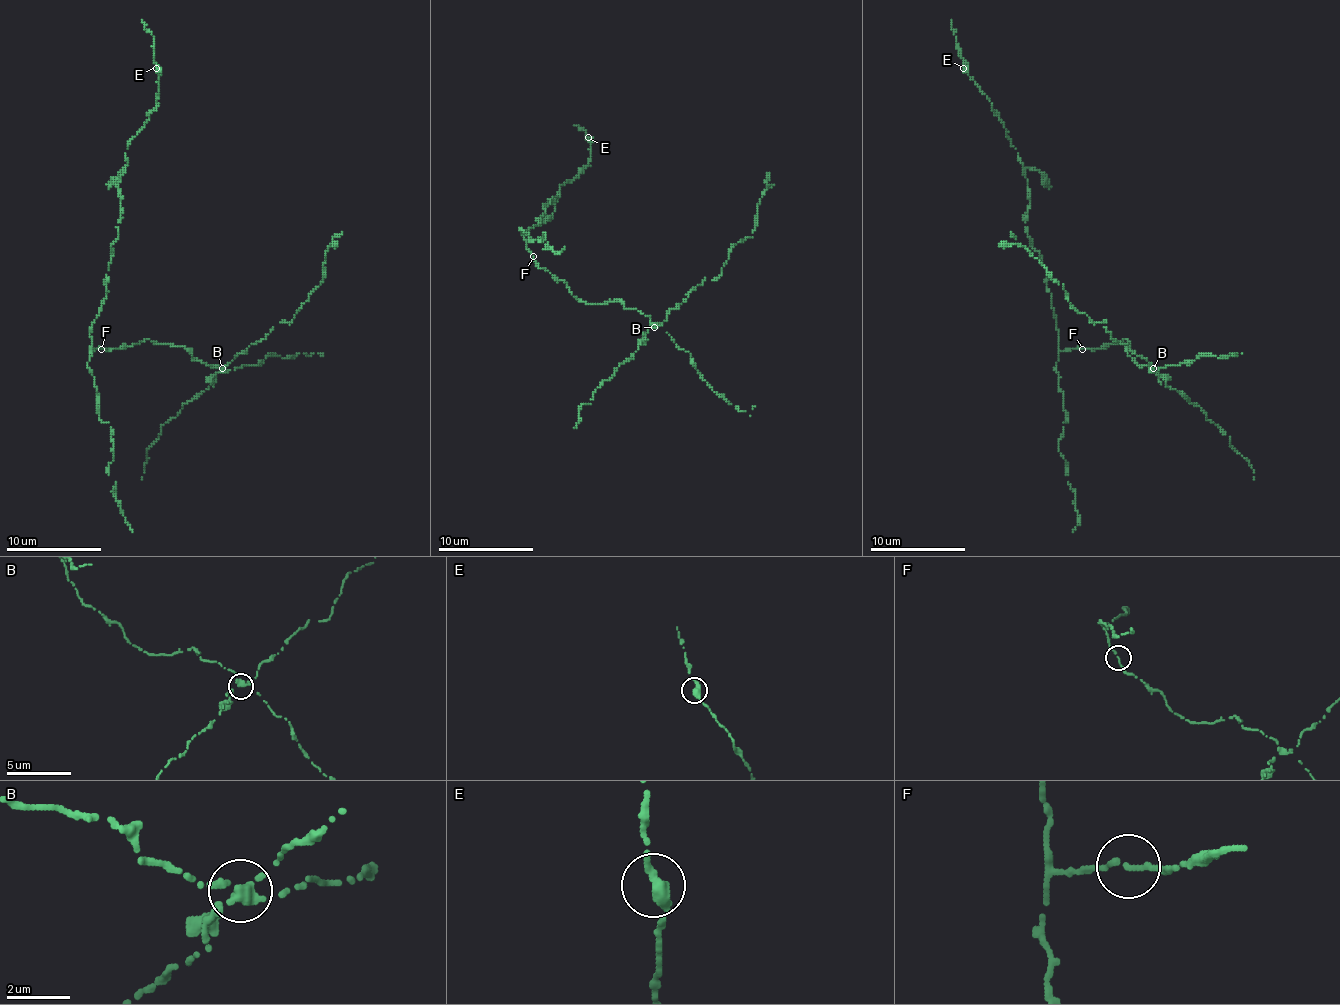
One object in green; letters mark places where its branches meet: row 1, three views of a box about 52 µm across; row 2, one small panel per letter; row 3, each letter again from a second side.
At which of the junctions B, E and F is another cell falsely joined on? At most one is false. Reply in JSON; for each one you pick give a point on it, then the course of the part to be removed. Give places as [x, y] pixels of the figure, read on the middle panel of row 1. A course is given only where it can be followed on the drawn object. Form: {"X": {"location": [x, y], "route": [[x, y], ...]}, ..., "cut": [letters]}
{"B": {"location": [654, 327], "route": [[655, 328], [693, 290], [722, 273], [729, 251], [738, 242], [752, 237], [757, 204], [764, 190], [774, 185]]}, "cut": ["B"]}

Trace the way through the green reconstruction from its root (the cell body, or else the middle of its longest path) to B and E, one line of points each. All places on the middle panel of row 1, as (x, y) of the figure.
B: (533, 256), (533, 261), (562, 280), (574, 297), (588, 304), (621, 302), (626, 309), (648, 316), (655, 328)
E: (533, 256), (521, 232), (538, 225), (543, 206), (550, 199), (552, 204), (560, 187), (588, 166), (588, 137)

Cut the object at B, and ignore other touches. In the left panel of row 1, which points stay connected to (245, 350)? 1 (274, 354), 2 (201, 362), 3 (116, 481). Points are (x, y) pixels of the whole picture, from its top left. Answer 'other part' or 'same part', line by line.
1: other part
2: other part
3: other part

